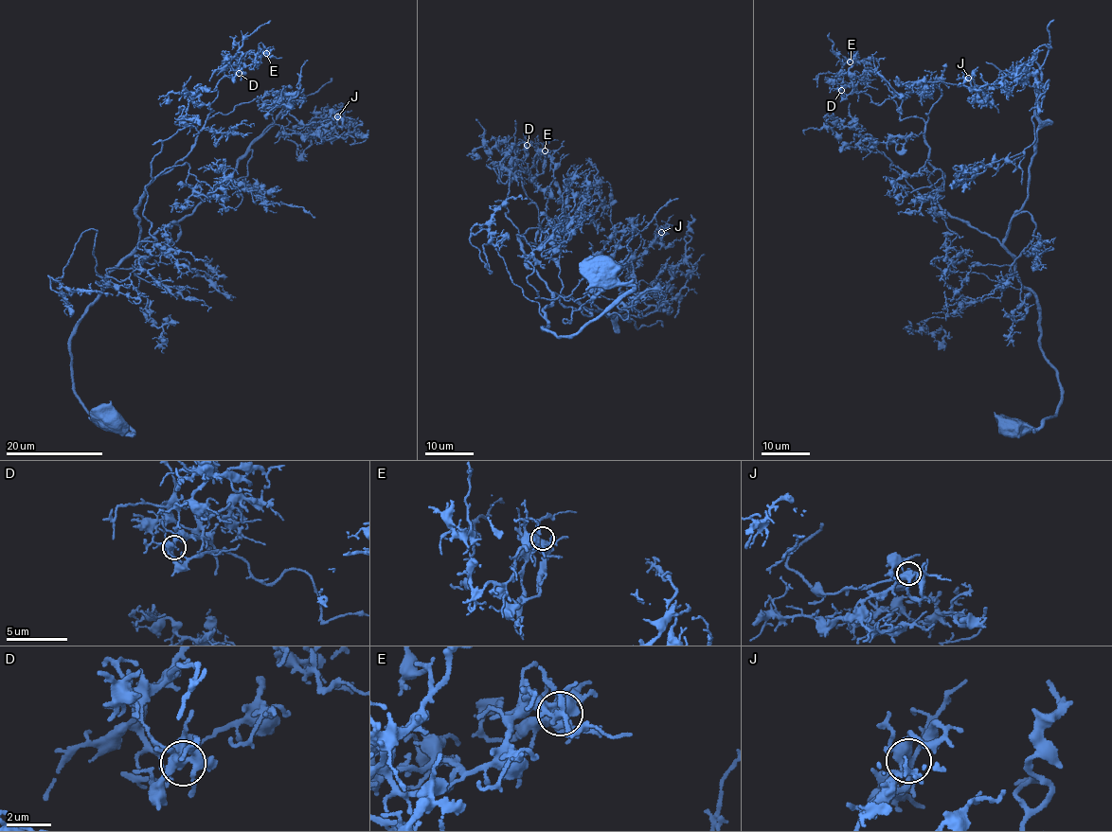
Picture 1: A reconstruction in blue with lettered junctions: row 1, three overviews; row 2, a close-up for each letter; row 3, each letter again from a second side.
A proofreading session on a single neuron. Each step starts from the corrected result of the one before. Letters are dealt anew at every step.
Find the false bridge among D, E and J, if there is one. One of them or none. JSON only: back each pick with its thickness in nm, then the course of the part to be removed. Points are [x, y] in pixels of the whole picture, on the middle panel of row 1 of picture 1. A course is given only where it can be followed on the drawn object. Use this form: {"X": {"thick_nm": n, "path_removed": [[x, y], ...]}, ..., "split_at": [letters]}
{"split_at": []}

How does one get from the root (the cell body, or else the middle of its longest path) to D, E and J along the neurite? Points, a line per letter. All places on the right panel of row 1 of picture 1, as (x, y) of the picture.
D: (1013, 431), (1052, 417), (1062, 397), (1033, 294), (996, 238), (938, 203), (944, 177), (922, 118), (841, 90)
E: (1013, 431), (1062, 397), (1033, 294), (996, 238), (938, 203), (923, 121), (855, 92), (850, 61)
J: (1013, 431), (1062, 397), (1003, 243), (1028, 197), (1041, 74), (1028, 60), (987, 89), (968, 78)

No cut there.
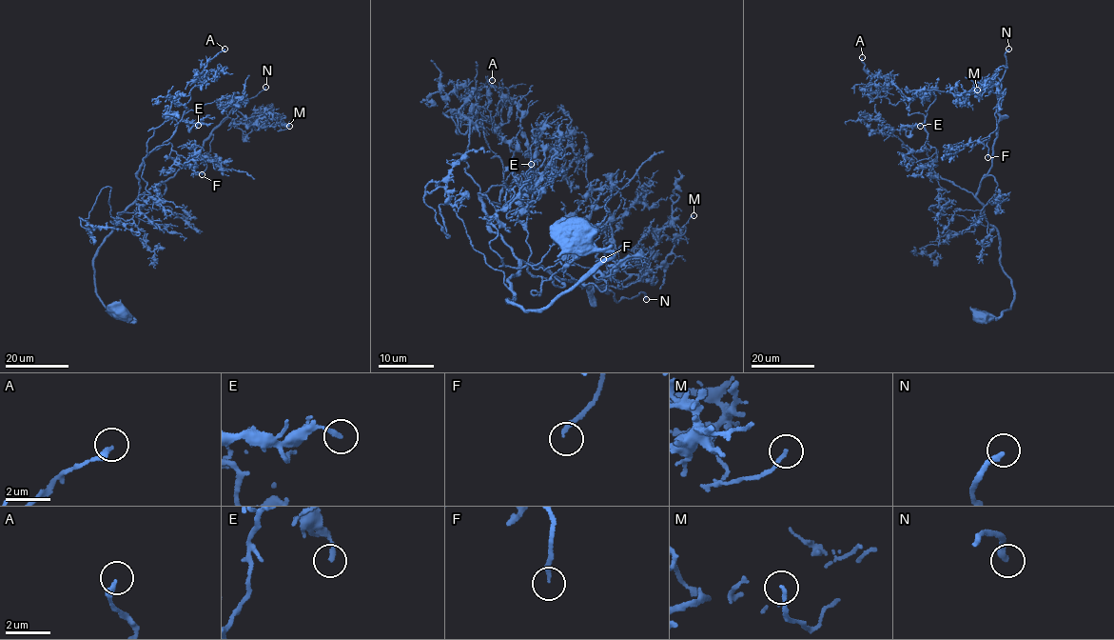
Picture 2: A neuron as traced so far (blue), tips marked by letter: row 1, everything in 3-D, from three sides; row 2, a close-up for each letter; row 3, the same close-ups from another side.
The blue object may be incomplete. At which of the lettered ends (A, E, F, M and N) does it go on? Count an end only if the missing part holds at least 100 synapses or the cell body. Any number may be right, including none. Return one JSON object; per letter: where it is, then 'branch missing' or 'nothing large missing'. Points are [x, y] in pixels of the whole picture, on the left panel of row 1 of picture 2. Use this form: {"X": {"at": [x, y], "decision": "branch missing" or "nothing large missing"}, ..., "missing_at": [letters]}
{"A": {"at": [224, 49], "decision": "nothing large missing"}, "E": {"at": [198, 125], "decision": "nothing large missing"}, "F": {"at": [202, 174], "decision": "branch missing"}, "M": {"at": [289, 126], "decision": "nothing large missing"}, "N": {"at": [265, 87], "decision": "branch missing"}, "missing_at": ["F", "N"]}

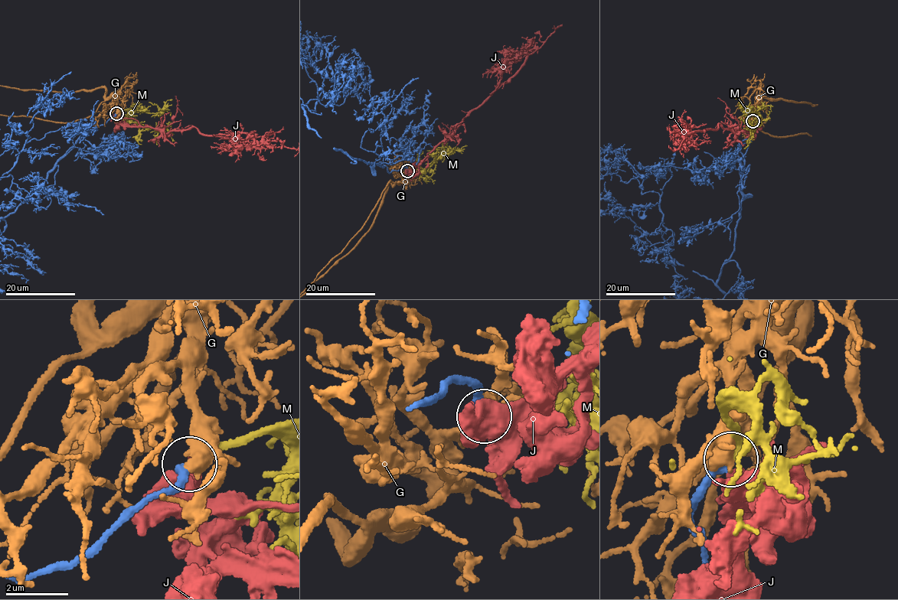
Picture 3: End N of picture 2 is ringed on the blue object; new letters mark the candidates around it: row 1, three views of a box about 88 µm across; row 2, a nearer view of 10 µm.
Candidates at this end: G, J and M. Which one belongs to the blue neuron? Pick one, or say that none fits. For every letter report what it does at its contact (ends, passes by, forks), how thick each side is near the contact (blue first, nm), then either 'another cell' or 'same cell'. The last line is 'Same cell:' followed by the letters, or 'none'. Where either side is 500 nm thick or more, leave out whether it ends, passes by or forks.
G: it ends; calibres 320 and 460 nm; another cell
J: calibres 280 and 600 nm; another cell
M: it ends; calibres 280 and 190 nm; same cell
Same cell: M

